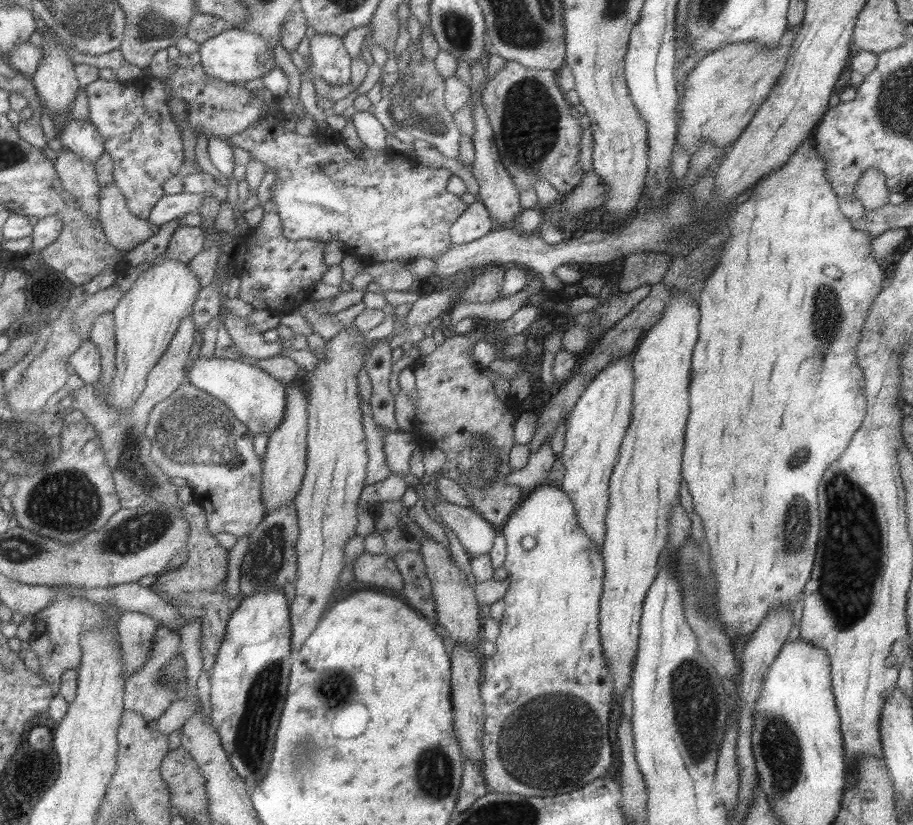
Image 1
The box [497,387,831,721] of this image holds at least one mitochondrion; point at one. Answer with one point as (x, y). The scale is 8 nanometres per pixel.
(797, 515)

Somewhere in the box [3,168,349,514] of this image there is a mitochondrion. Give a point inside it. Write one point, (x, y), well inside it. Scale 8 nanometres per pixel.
(194, 433)

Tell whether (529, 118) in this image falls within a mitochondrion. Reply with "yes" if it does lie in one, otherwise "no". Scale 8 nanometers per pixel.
yes

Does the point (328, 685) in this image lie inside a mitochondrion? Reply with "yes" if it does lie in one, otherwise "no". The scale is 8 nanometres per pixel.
yes

